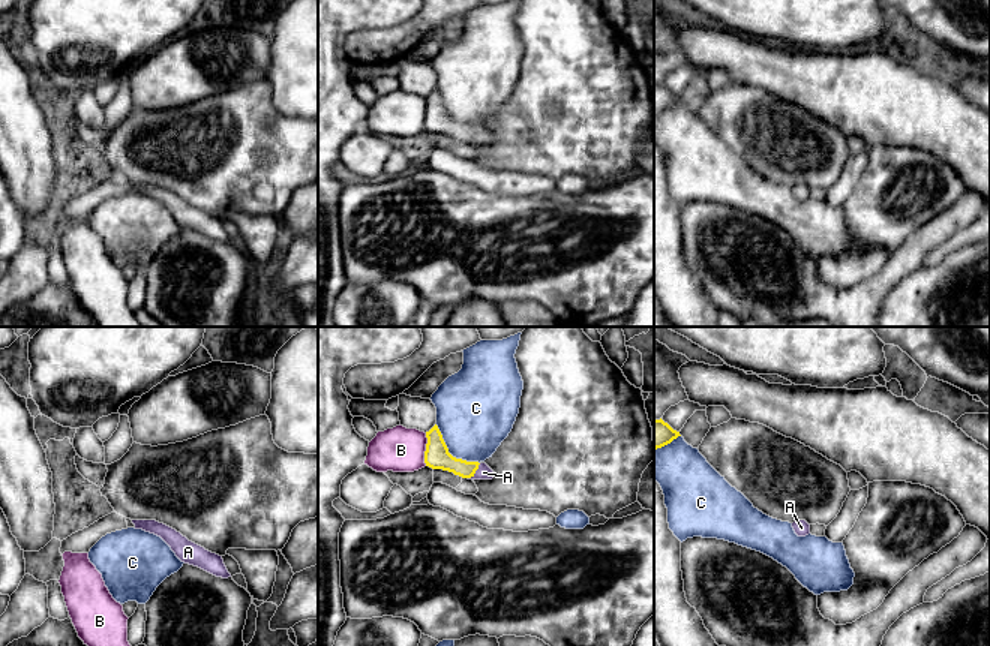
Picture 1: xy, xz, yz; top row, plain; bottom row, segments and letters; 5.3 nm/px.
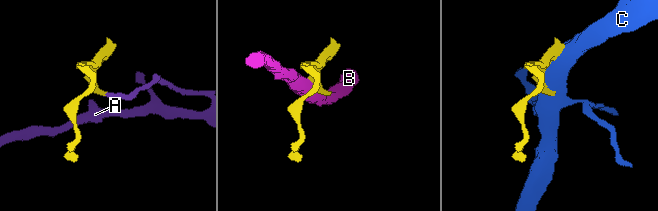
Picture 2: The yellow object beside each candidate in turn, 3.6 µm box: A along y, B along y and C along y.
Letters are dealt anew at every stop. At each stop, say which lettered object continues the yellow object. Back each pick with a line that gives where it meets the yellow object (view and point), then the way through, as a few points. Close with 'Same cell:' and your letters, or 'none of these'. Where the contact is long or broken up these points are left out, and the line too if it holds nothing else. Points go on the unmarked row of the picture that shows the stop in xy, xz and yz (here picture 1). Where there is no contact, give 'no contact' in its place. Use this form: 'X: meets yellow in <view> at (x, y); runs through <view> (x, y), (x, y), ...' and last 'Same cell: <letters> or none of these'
A: meets yellow in xz at (476, 134); runs through xz (437, 120), (461, 132), (476, 134), (483, 137)
Same cell: A

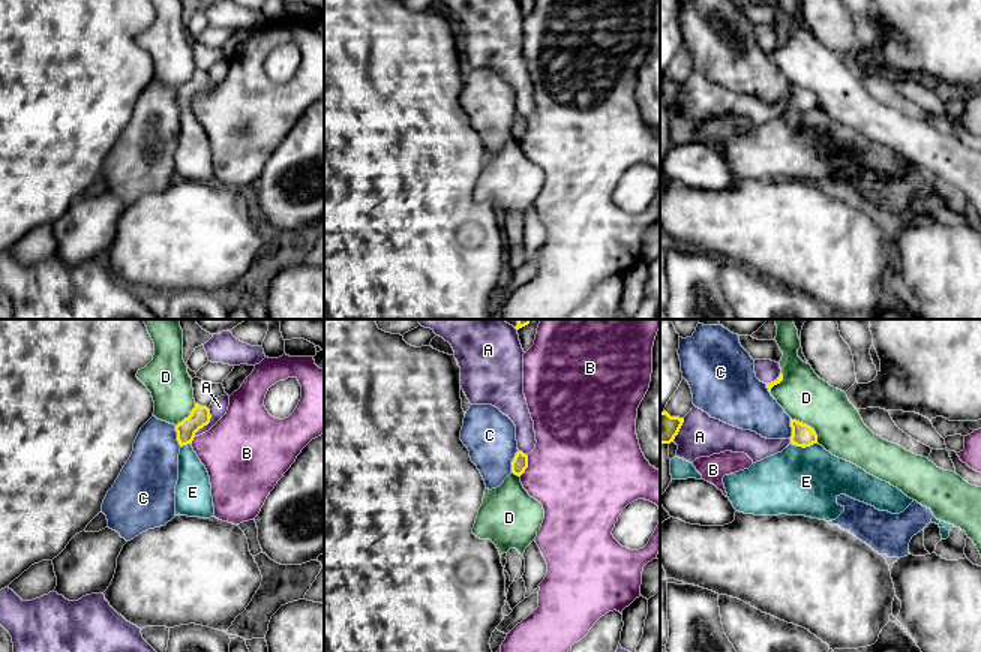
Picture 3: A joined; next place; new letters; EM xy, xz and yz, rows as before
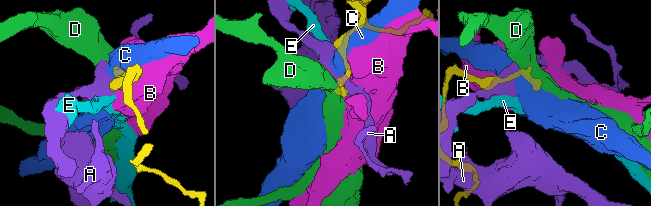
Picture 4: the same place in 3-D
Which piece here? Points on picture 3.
Same cell: none of these

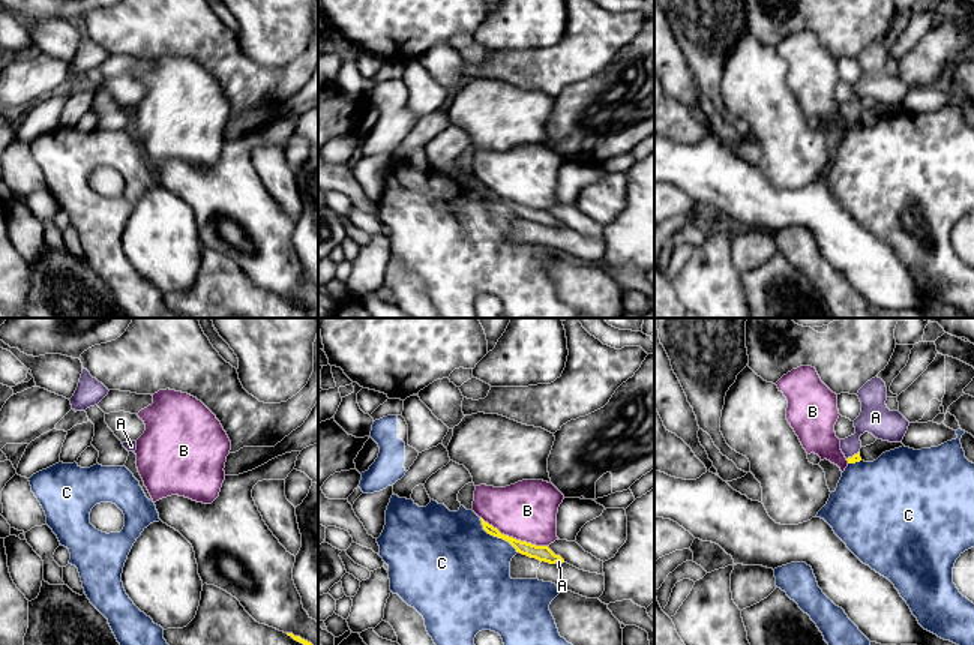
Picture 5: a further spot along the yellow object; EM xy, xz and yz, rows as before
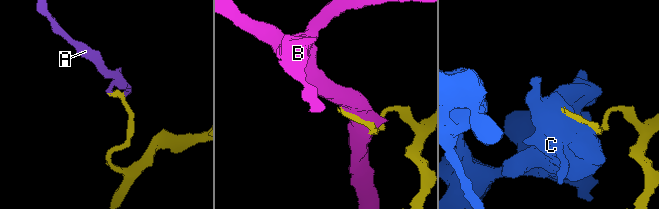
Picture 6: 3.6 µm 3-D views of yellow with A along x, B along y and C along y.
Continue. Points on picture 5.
A: meets yellow in yz at (854, 119)
Same cell: A

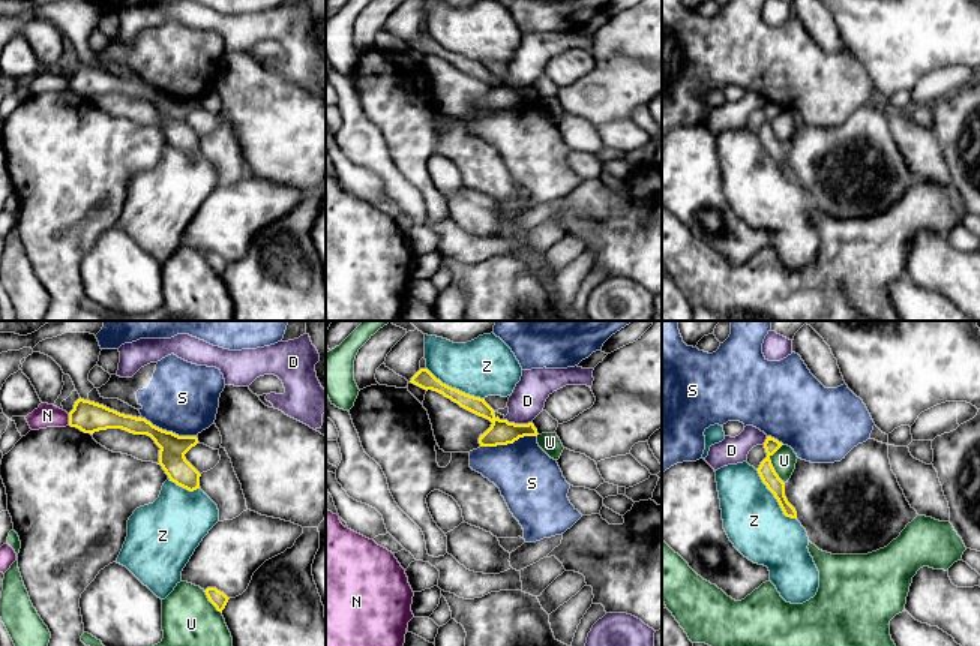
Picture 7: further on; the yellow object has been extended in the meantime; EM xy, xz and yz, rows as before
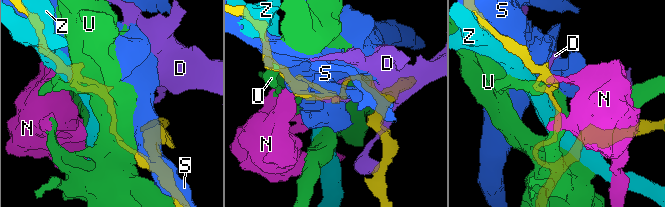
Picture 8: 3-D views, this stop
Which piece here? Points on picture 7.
Same cell: none of these

